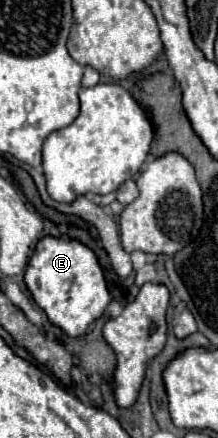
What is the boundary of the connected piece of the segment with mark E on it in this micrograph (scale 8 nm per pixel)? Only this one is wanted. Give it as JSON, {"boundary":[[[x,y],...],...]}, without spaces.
{"boundary":[[[43,237],[25,269],[25,285],[33,301],[47,313],[49,321],[67,337],[83,337],[111,301],[107,283],[95,253],[79,241]]]}

